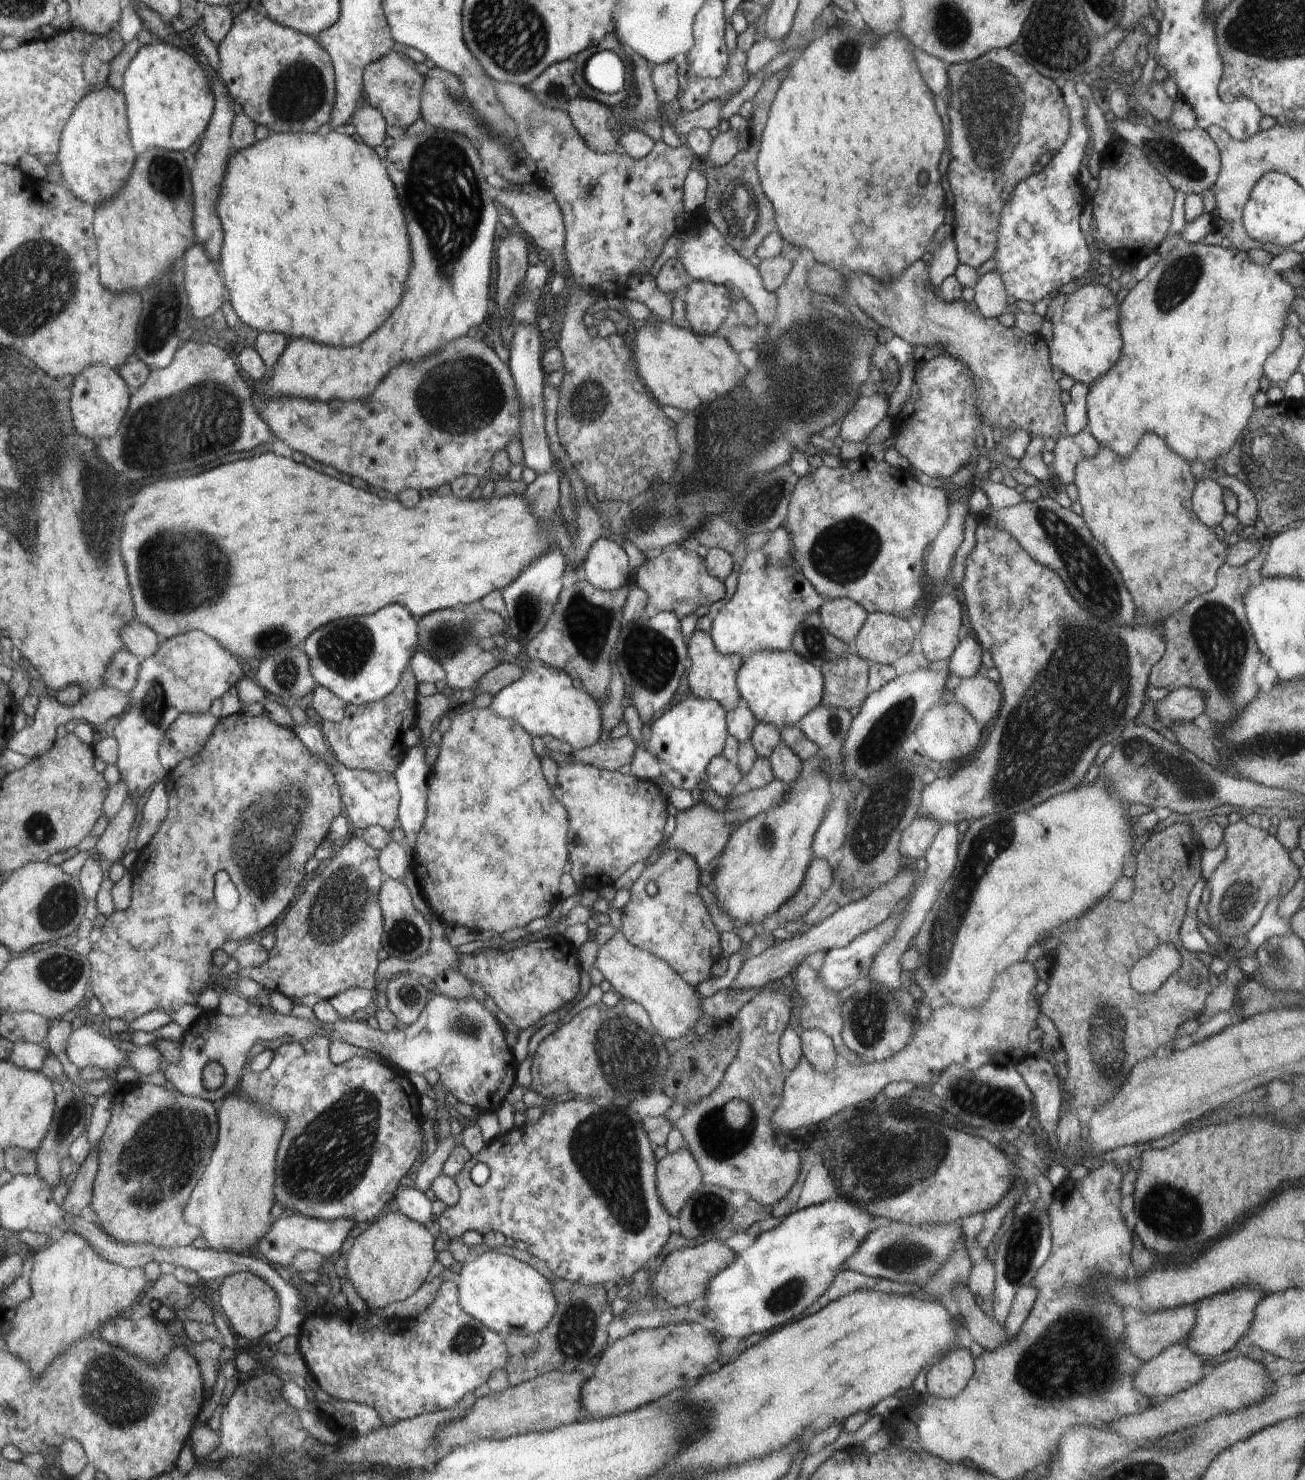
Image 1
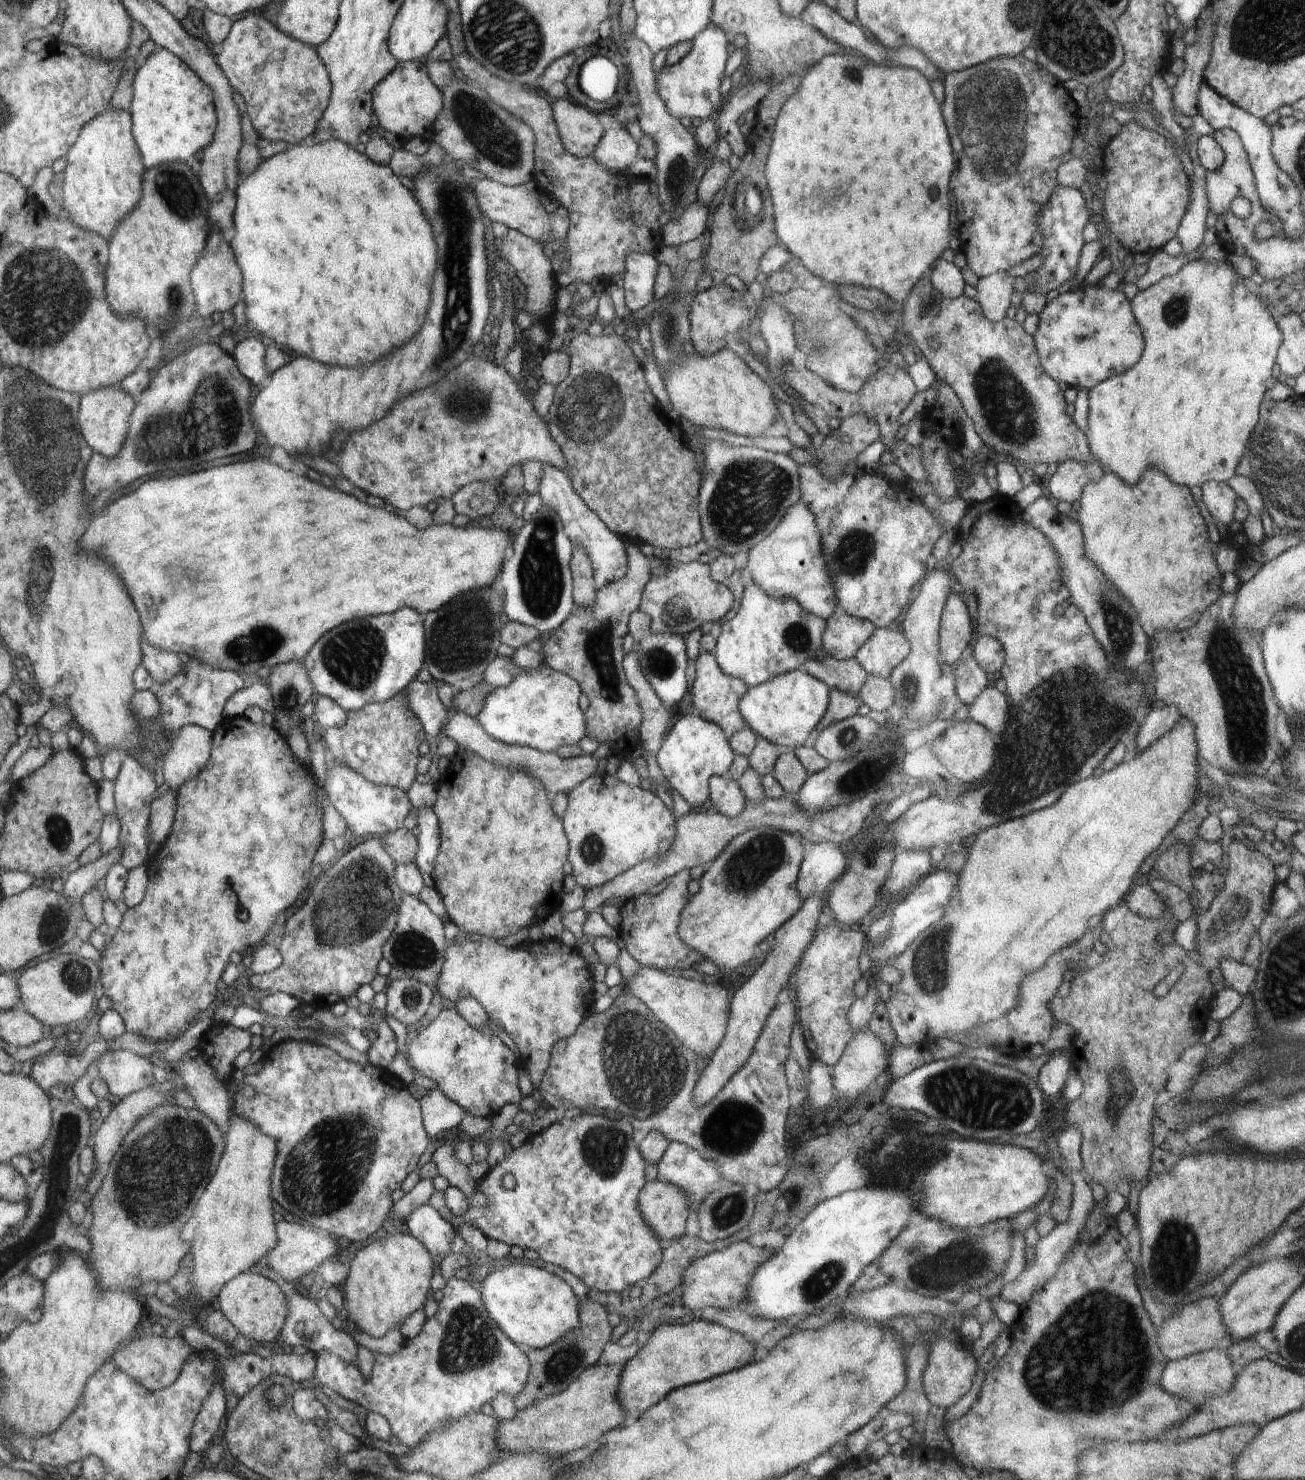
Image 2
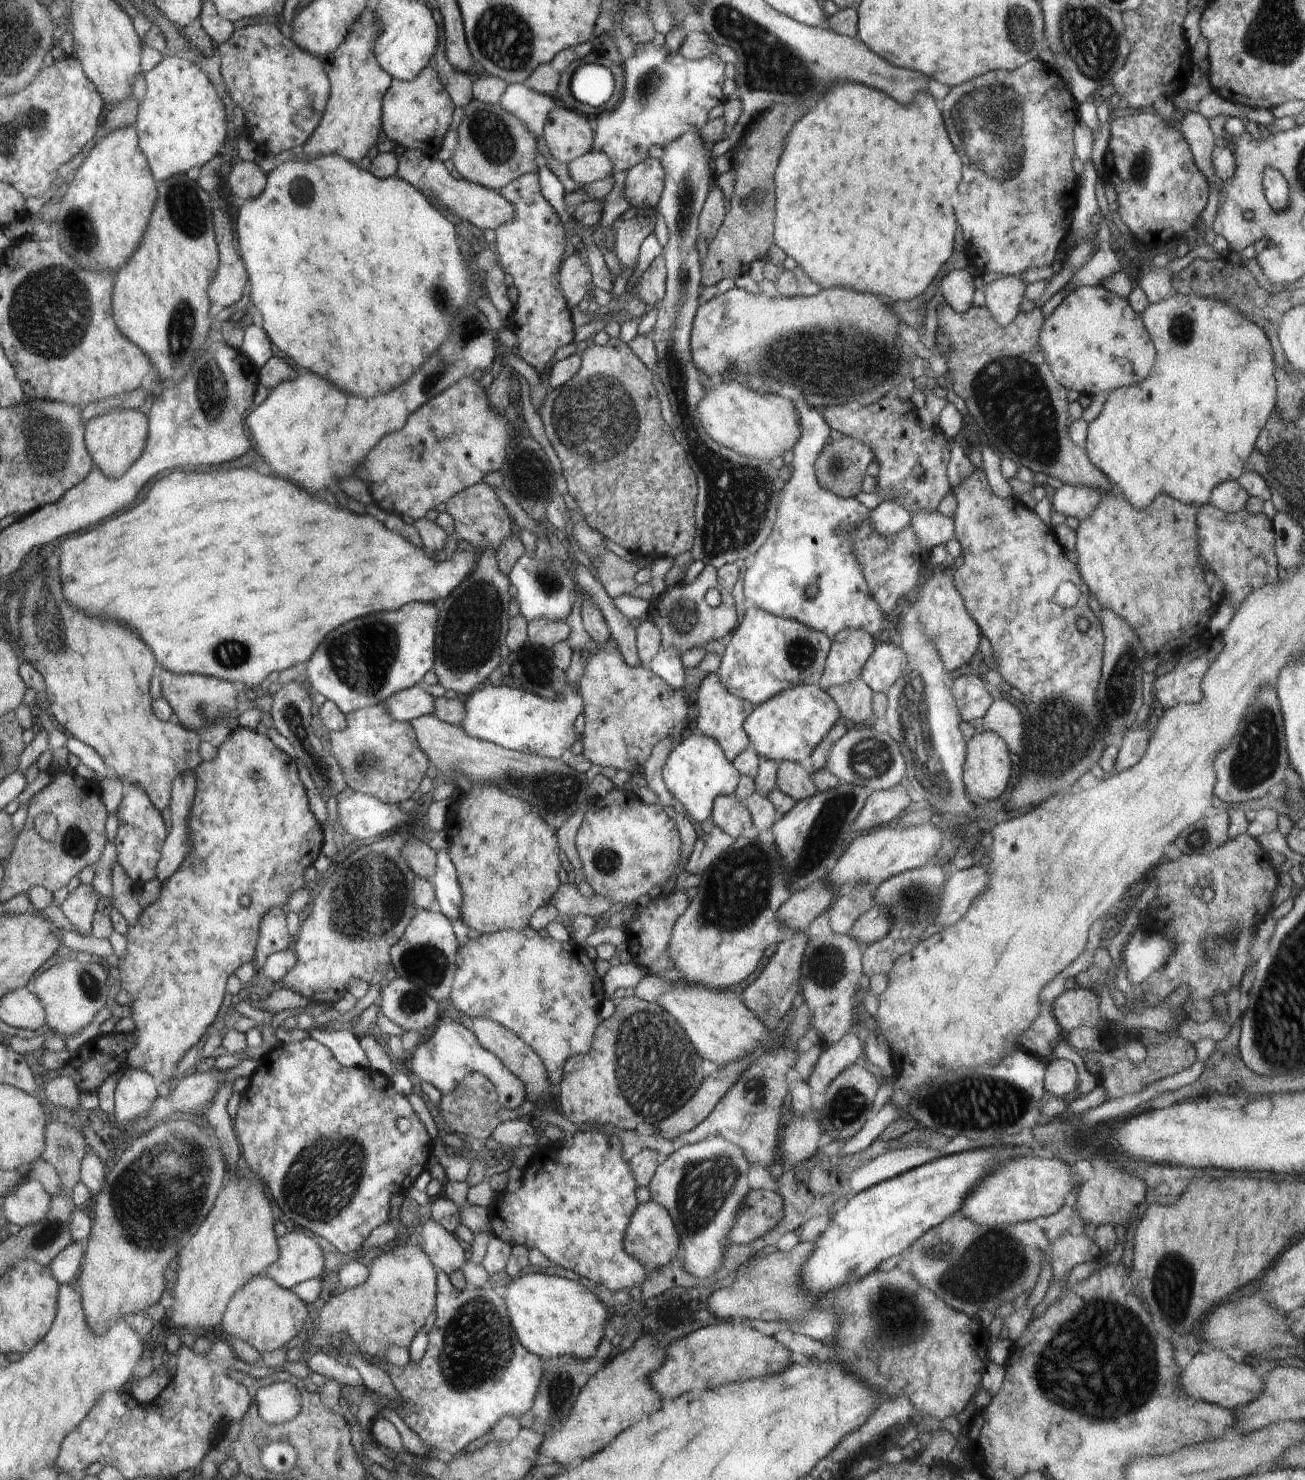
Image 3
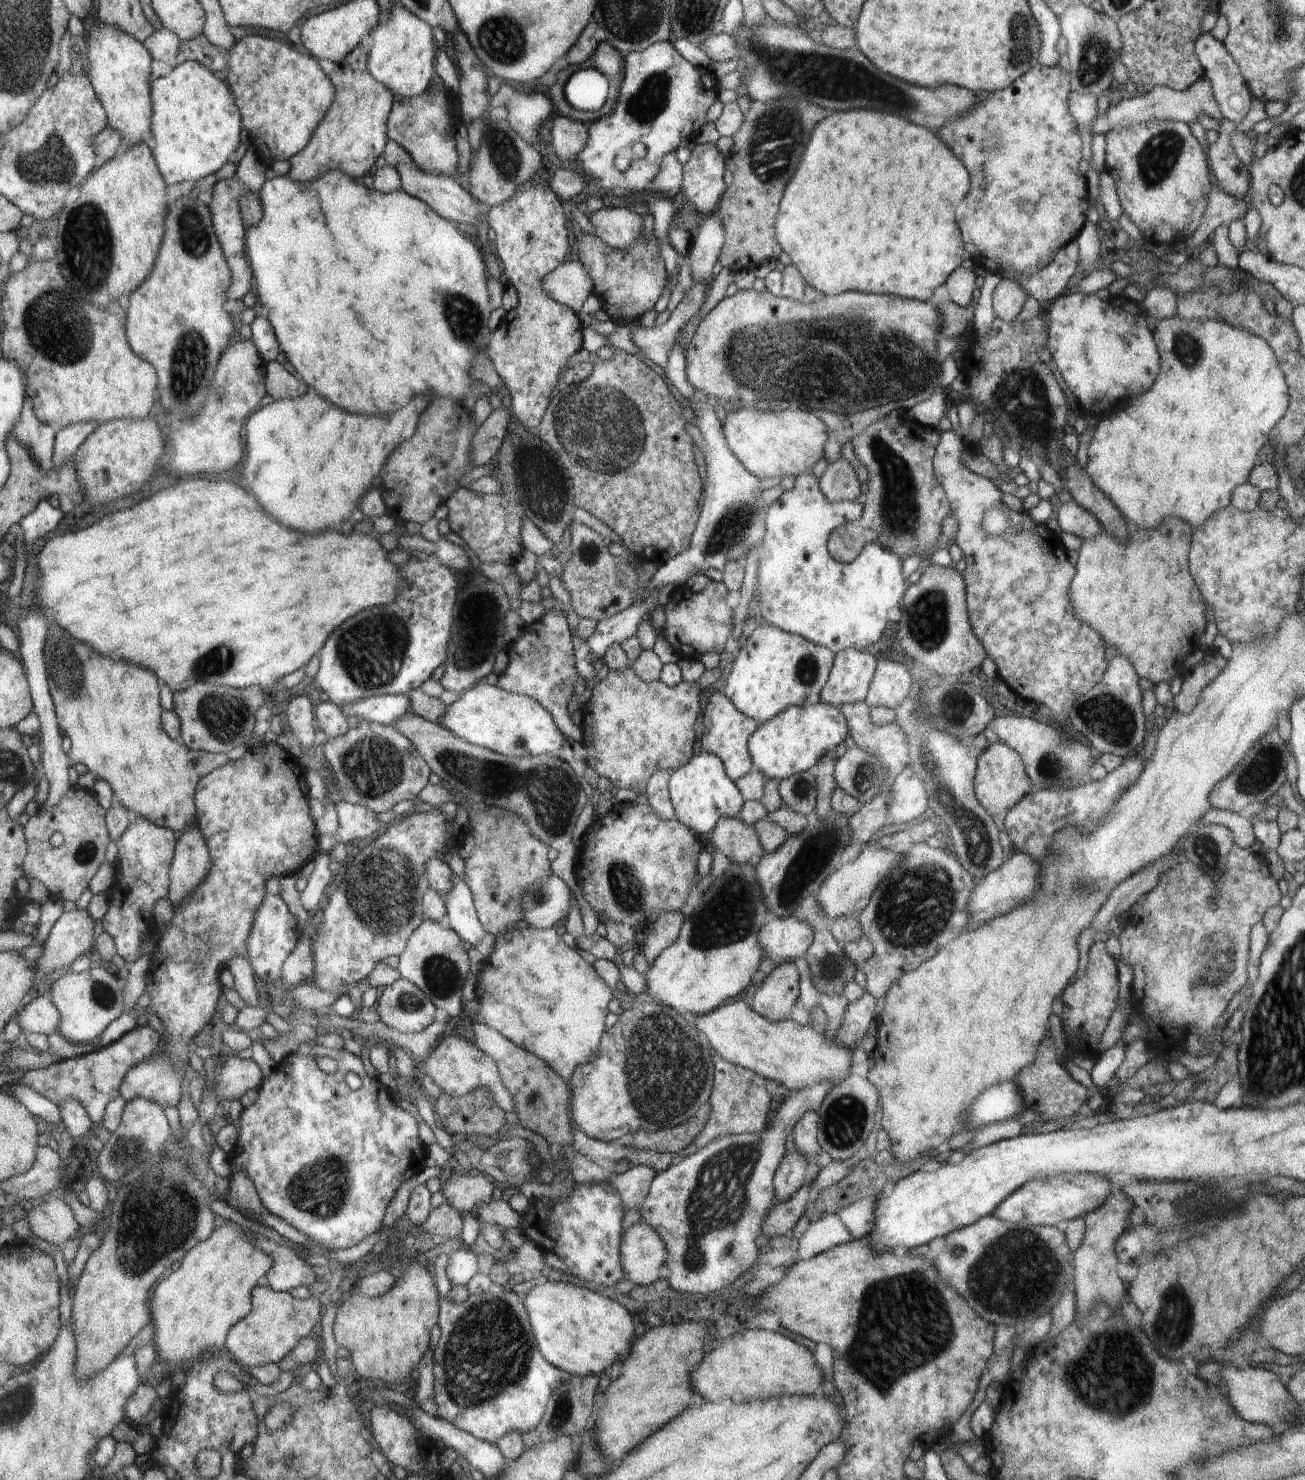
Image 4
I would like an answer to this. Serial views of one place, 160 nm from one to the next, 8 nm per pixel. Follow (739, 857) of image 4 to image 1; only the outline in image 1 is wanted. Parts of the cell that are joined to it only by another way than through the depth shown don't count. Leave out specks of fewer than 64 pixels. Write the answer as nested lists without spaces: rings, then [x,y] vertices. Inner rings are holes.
[[[724,756],[712,759],[706,771],[708,788],[724,799],[744,787],[744,774],[736,763],[726,760]]]

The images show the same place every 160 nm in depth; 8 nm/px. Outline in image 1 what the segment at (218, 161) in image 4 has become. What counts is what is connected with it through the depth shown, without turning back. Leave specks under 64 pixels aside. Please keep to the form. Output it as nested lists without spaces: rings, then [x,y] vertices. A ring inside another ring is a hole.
[[[154,40],[149,45],[141,45],[136,56],[130,61],[123,74],[122,91],[127,103],[127,121],[130,128],[132,148],[137,154],[151,148],[166,149],[169,151],[188,150],[198,136],[209,126],[210,116],[214,108],[214,92],[212,92],[210,78],[204,76],[202,68],[196,64],[196,58],[180,49]]]

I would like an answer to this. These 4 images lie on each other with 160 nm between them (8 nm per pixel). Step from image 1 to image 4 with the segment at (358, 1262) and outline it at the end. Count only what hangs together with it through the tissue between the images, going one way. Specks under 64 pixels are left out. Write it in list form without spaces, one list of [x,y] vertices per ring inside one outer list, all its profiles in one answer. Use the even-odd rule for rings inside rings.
[[[400,1265],[403,1276],[390,1292],[381,1297],[352,1294],[341,1299],[333,1327],[338,1346],[350,1352],[356,1375],[362,1385],[402,1384],[429,1350],[430,1330],[438,1320],[438,1293],[424,1268]]]

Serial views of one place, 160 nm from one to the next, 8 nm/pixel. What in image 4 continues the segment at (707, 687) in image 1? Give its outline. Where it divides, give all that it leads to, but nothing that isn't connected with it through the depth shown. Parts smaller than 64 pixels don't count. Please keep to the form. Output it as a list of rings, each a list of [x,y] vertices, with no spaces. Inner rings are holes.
[[[718,689],[713,690],[708,704],[706,704],[706,708],[704,708],[702,724],[703,752],[720,757],[720,760],[723,760],[727,775],[732,776],[734,782],[738,779],[743,779],[743,776],[746,776],[754,766],[754,762],[751,760],[749,741],[758,727],[757,720],[741,713],[739,709],[735,707],[735,704],[731,700],[728,700],[728,697],[722,690]]]

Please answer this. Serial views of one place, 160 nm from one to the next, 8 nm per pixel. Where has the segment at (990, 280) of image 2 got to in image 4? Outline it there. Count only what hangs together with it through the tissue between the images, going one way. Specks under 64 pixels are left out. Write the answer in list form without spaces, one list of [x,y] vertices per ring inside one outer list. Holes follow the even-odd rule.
[[[1003,278],[993,293],[995,316],[1007,323],[1016,320],[1027,297],[1028,294],[1018,281]]]

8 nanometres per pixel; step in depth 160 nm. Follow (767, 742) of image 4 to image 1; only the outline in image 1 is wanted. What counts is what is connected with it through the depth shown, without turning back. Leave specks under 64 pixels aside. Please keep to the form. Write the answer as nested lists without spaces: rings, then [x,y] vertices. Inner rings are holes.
[[[762,651],[744,661],[738,672],[738,687],[742,701],[746,701],[757,722],[772,724],[780,730],[783,726],[799,726],[799,722],[812,709],[820,706],[823,695],[823,679],[820,668],[794,651]]]

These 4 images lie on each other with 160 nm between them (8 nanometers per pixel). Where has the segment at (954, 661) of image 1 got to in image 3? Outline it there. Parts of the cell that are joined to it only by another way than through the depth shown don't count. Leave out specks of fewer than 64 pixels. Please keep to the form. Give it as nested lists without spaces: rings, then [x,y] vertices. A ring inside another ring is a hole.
[[[965,674],[953,680],[950,689],[956,708],[966,722],[980,720],[988,712],[996,693],[989,694],[987,685],[976,675]]]

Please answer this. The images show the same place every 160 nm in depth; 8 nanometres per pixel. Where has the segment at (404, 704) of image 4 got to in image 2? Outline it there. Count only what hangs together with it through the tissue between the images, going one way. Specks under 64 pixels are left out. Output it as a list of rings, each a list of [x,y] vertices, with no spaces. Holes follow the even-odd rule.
[[[414,681],[408,685],[408,693],[405,696],[411,711],[423,722],[428,736],[441,738],[451,711],[438,699],[437,688],[432,682]]]

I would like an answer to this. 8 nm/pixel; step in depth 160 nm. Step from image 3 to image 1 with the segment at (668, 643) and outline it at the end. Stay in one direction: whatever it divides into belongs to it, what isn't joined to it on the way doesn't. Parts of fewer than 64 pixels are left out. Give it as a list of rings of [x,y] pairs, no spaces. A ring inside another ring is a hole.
[[[676,546],[654,552],[654,556],[648,556],[636,569],[633,584],[649,596],[643,612],[643,616],[648,619],[660,611],[672,611],[682,620],[690,613],[695,613],[700,606],[710,606],[725,597],[724,583],[707,571],[705,558],[700,557],[691,547]]]

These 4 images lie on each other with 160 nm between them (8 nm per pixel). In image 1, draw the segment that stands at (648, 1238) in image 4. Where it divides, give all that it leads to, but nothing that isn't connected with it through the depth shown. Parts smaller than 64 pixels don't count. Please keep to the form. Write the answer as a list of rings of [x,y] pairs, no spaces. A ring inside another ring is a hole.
[[[688,1148],[679,1153],[668,1153],[659,1162],[658,1194],[672,1216],[679,1216],[683,1204],[703,1183],[694,1157]]]

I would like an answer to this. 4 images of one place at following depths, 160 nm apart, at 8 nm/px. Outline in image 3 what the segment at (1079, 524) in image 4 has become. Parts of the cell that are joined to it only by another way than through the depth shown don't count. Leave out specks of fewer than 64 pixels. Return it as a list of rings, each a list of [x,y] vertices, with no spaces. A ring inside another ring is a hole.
[[[1062,485],[1054,494],[1053,510],[1074,516],[1078,520],[1087,519],[1101,503],[1102,492],[1087,486]]]

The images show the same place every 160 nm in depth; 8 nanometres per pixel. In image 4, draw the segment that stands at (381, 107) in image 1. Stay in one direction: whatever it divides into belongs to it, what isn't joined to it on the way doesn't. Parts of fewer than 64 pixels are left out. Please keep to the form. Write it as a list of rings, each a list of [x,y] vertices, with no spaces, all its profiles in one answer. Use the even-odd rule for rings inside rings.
[[[439,77],[432,80],[429,88],[415,97],[396,96],[388,119],[388,138],[403,145],[412,160],[429,173],[444,173],[458,179],[460,153],[452,137],[452,118],[448,114],[448,98],[444,82]]]

